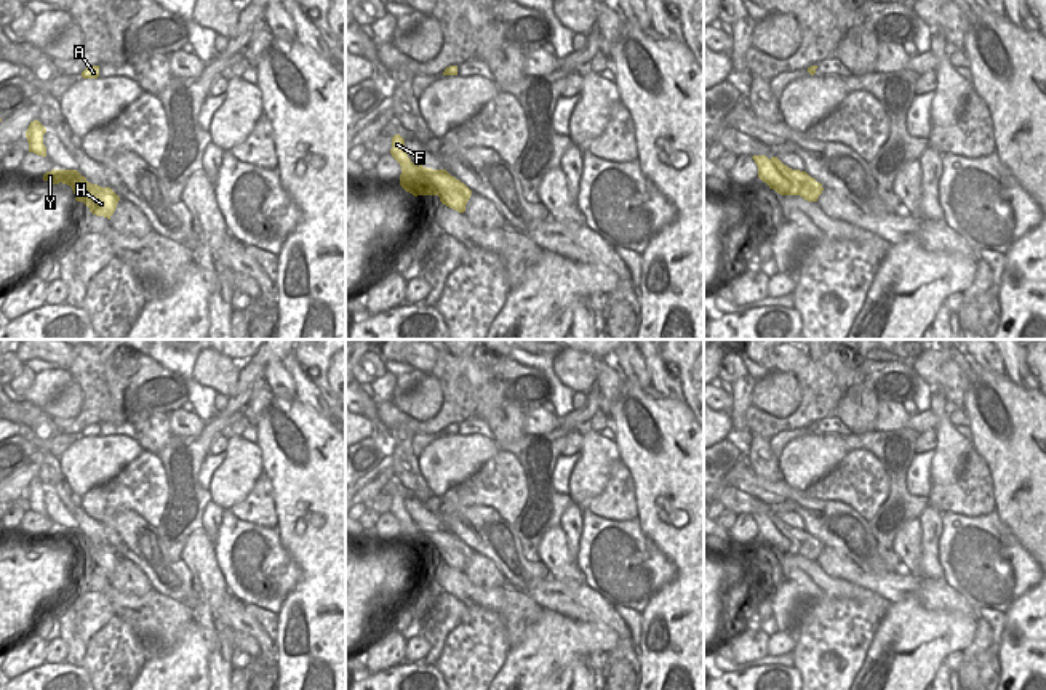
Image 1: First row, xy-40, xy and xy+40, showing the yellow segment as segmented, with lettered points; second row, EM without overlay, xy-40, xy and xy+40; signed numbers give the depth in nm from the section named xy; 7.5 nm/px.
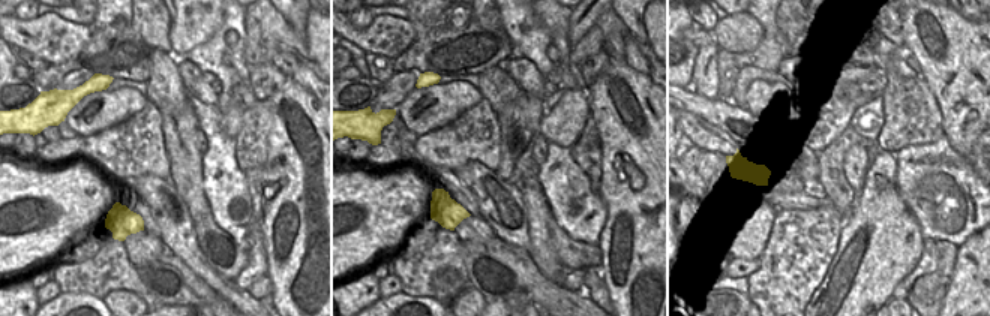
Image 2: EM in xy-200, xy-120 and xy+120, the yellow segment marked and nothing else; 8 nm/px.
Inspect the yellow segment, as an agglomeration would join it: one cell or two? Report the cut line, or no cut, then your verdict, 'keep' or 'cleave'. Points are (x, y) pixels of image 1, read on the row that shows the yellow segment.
cut xy+40 (770, 160), (795, 186), (795, 194); cleave

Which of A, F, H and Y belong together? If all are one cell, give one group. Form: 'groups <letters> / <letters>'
groups A F Y / H

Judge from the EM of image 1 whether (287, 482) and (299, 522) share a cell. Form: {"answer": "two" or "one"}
{"answer": "one"}

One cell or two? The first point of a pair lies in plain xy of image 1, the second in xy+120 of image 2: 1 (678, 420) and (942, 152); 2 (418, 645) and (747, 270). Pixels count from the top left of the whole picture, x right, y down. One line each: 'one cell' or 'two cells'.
1: two cells
2: one cell

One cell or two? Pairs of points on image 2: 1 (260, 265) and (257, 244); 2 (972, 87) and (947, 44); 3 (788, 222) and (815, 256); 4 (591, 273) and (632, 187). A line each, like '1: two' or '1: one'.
1: one
2: one
3: one
4: two

